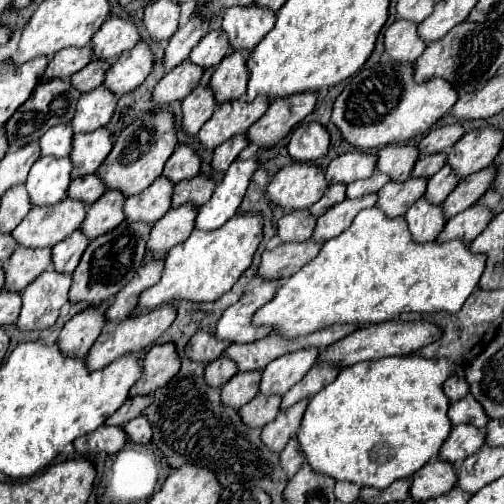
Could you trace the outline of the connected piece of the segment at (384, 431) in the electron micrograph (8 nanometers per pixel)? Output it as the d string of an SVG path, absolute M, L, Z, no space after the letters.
M390 356L342 368L332 384L312 396L304 412L296 438L306 454L306 462L316 474L378 490L388 488L396 480L410 478L416 470L430 462L432 456L438 456L442 442L450 434L452 424L446 416L450 402L442 392L444 380L452 374L450 366L452 364L444 358L428 360L422 356Z

